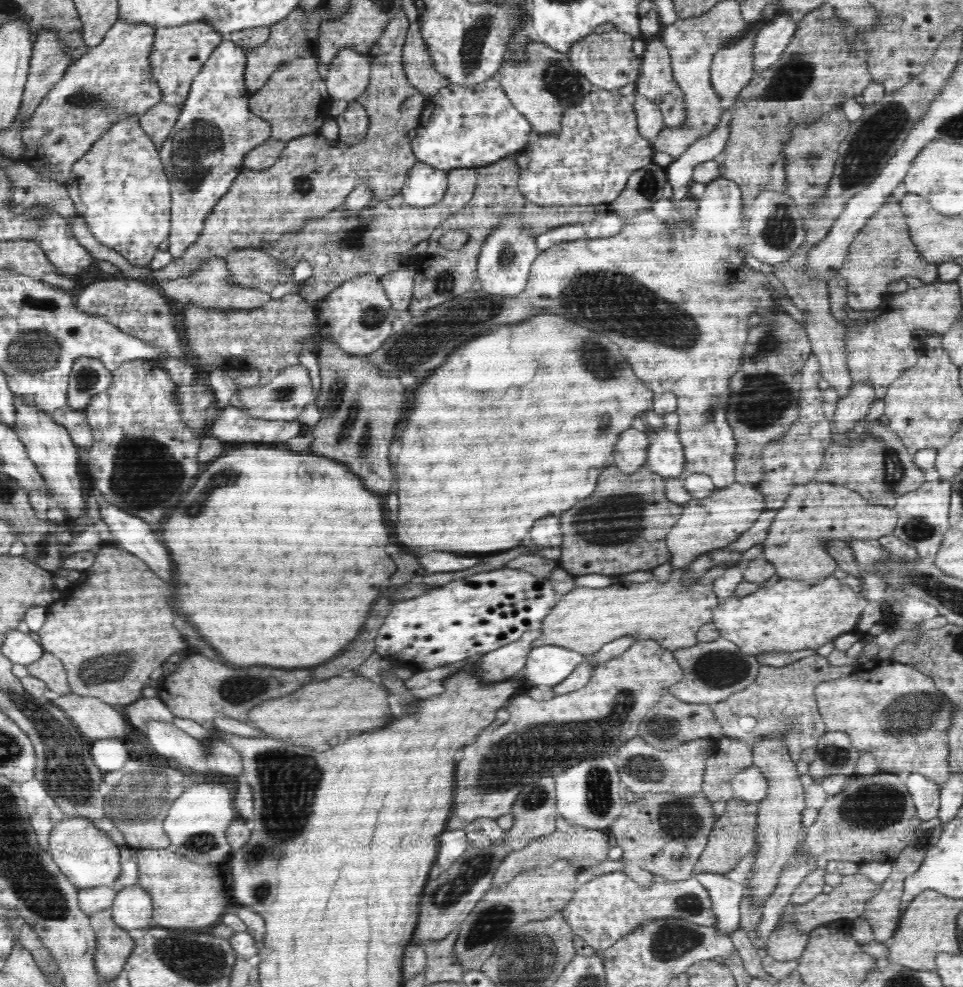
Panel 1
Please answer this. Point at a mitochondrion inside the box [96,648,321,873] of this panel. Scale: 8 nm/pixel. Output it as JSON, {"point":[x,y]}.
{"point":[138,798]}

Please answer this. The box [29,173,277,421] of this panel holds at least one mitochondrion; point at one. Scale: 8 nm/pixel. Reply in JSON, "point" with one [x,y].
{"point":[85,378]}

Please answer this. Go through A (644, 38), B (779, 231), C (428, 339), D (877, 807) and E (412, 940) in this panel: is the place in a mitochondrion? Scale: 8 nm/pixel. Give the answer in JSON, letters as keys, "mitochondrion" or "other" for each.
{"A":"other","B":"mitochondrion","C":"mitochondrion","D":"mitochondrion","E":"other"}

